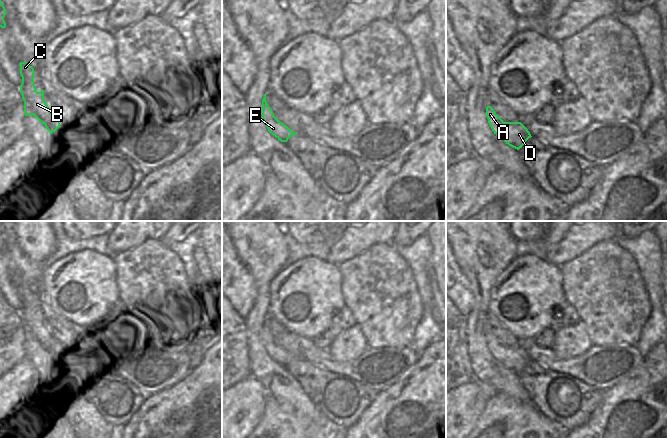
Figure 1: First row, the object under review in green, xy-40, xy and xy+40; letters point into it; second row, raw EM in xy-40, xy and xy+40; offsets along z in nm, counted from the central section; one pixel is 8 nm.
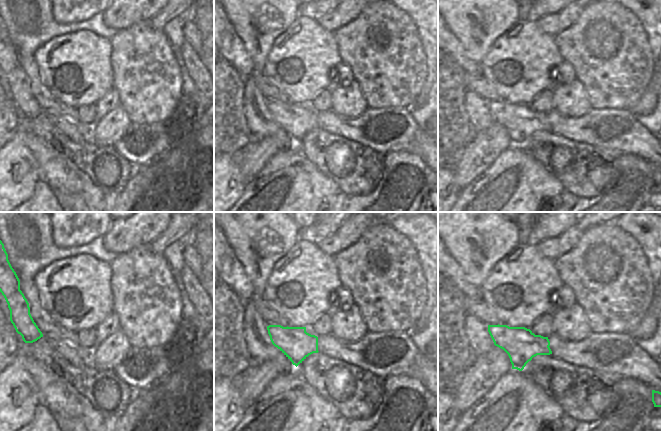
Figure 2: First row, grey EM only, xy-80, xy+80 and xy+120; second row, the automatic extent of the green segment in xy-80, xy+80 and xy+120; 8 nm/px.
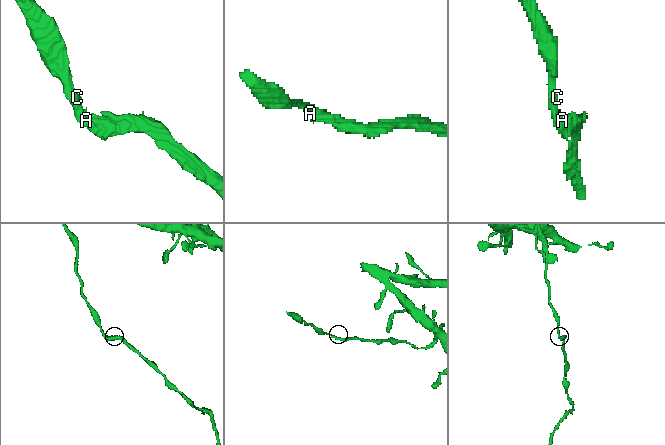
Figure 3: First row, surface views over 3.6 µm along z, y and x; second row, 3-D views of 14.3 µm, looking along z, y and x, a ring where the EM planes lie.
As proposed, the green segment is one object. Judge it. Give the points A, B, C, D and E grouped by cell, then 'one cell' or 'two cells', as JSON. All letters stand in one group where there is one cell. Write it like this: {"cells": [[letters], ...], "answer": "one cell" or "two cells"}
{"cells": [["A", "B", "C", "D", "E"]], "answer": "one cell"}

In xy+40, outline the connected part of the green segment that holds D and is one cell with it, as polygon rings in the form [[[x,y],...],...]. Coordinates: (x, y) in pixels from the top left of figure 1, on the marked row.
[[[491,106],[486,107],[486,117],[494,134],[517,150],[532,137],[521,122],[504,122]]]

